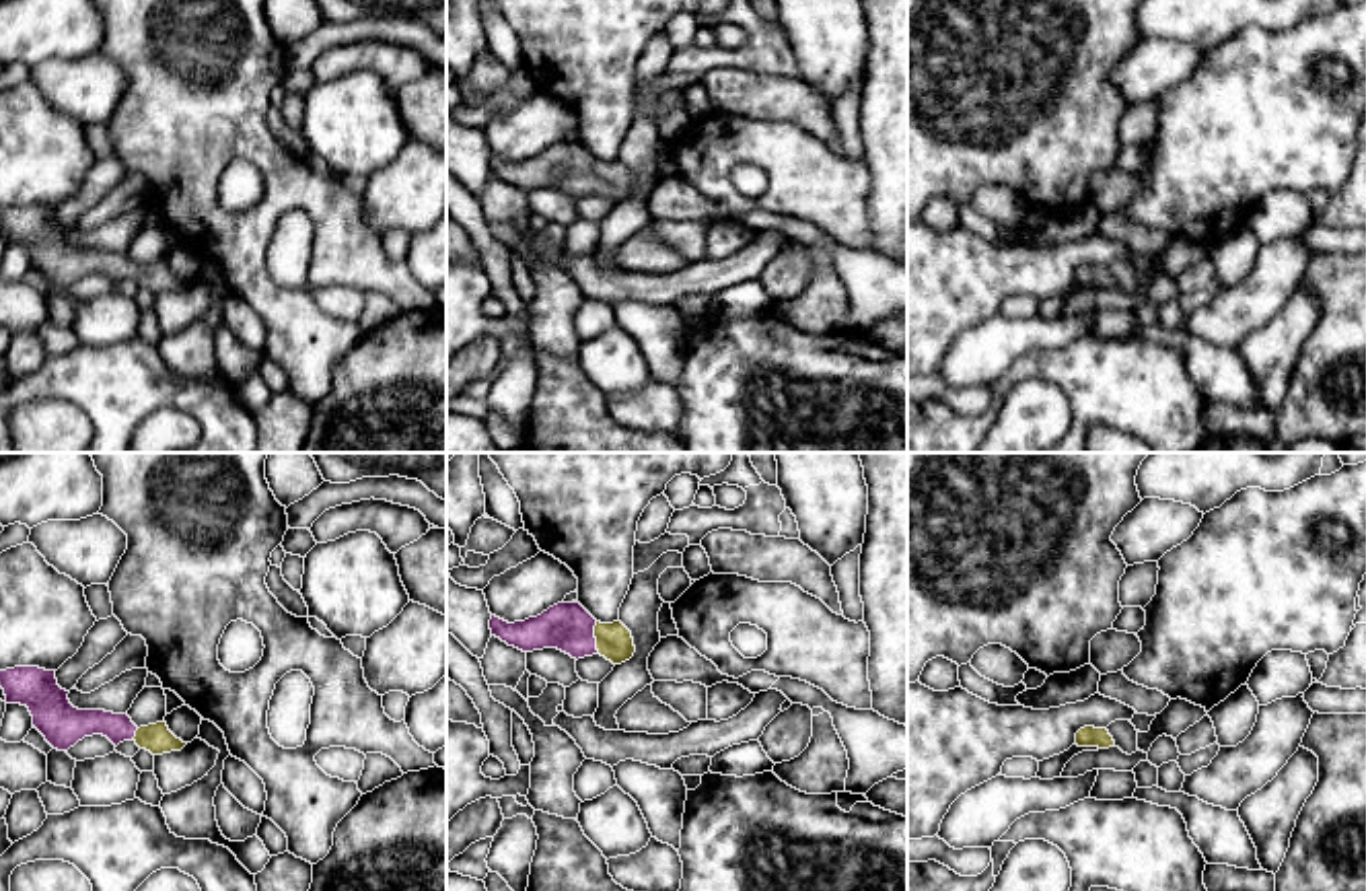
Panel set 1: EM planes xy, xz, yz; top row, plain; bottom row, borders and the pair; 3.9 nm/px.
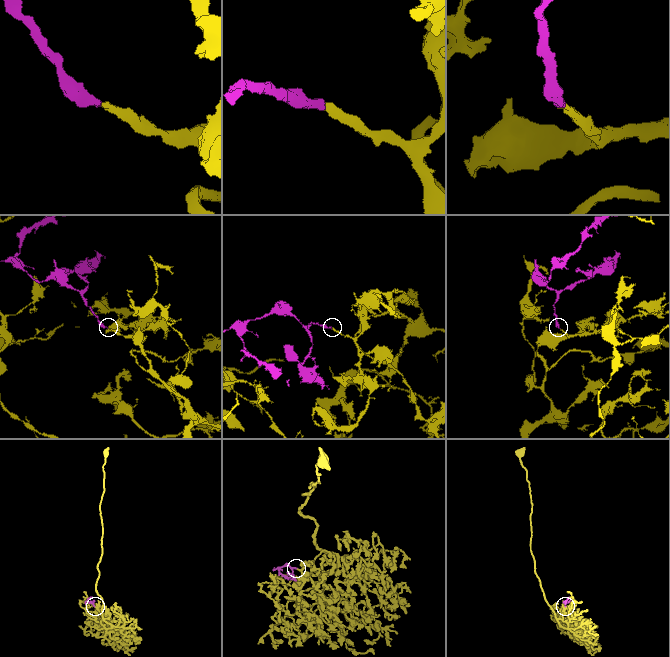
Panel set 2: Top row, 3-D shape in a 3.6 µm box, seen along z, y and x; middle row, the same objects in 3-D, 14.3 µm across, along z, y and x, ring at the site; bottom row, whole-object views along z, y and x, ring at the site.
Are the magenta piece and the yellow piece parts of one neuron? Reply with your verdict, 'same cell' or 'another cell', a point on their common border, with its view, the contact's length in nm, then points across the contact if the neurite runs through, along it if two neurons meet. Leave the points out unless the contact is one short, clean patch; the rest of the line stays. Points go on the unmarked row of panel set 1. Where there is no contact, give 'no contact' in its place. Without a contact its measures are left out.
same cell; contact xz (595, 177); length 130 nm; way xz (566, 165), (595, 177), (614, 180)

